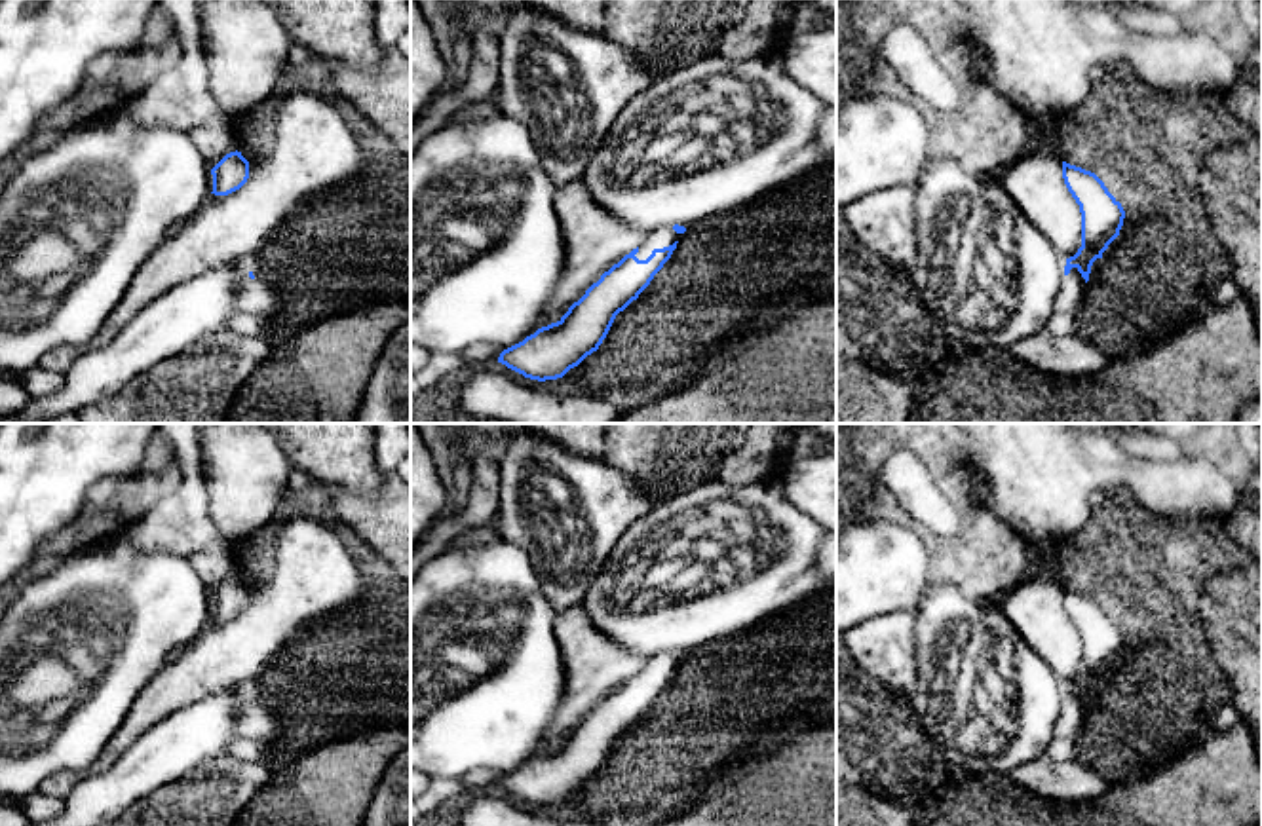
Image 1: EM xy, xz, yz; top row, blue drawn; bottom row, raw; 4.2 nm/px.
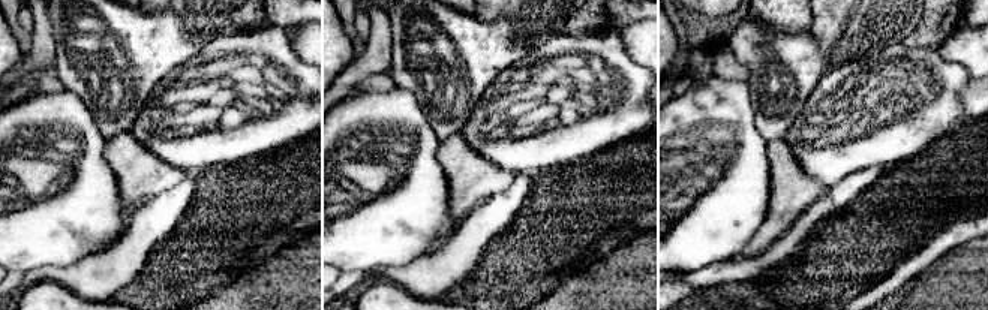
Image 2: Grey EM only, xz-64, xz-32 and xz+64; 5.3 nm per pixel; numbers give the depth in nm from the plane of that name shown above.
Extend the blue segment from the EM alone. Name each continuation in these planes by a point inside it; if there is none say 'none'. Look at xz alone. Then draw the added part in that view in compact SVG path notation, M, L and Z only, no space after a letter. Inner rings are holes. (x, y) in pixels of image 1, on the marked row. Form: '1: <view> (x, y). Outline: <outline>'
1: xz (660, 238). Outline: M673 226L658 228L646 234L646 241L639 247L635 254L639 260L646 260L654 249L663 249L680 239L682 234L677 234Z

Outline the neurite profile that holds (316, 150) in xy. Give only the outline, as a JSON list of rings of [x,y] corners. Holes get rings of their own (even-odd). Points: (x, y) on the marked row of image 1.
[[[291,82],[276,118],[276,144],[266,158],[249,161],[247,182],[228,196],[211,194],[190,218],[173,226],[162,245],[141,264],[99,332],[86,346],[61,346],[48,351],[38,366],[65,374],[82,353],[110,344],[137,313],[173,287],[257,254],[287,218],[314,196],[350,182],[361,163],[361,144],[335,108],[331,93],[314,82]]]

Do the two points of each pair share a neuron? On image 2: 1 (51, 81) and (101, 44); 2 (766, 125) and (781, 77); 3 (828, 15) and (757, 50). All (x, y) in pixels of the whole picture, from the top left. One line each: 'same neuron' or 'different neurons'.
1: different neurons
2: same neuron
3: different neurons

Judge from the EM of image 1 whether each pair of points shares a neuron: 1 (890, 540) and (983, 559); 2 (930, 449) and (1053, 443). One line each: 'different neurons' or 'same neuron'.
1: different neurons
2: different neurons

